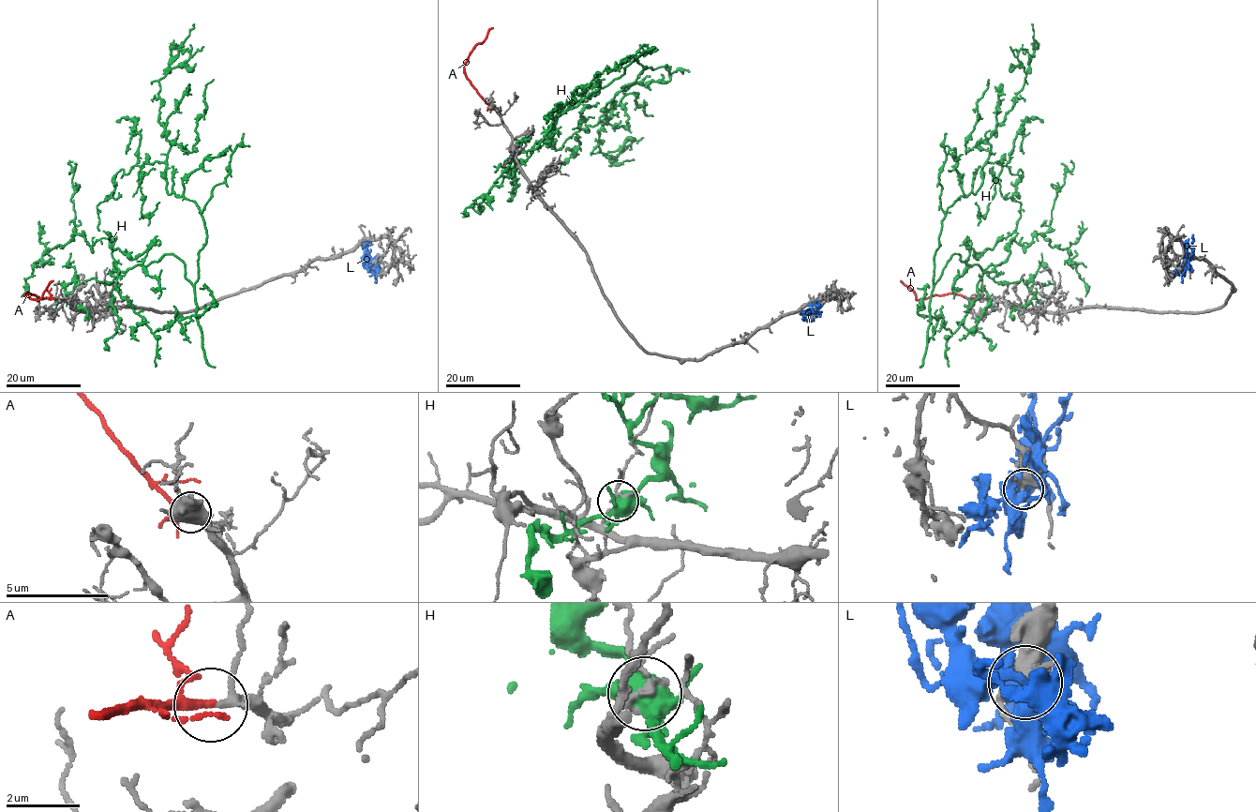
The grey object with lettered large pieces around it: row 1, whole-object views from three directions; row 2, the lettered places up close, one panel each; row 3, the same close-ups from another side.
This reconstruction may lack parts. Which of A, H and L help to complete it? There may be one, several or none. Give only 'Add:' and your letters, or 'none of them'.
Add: A

